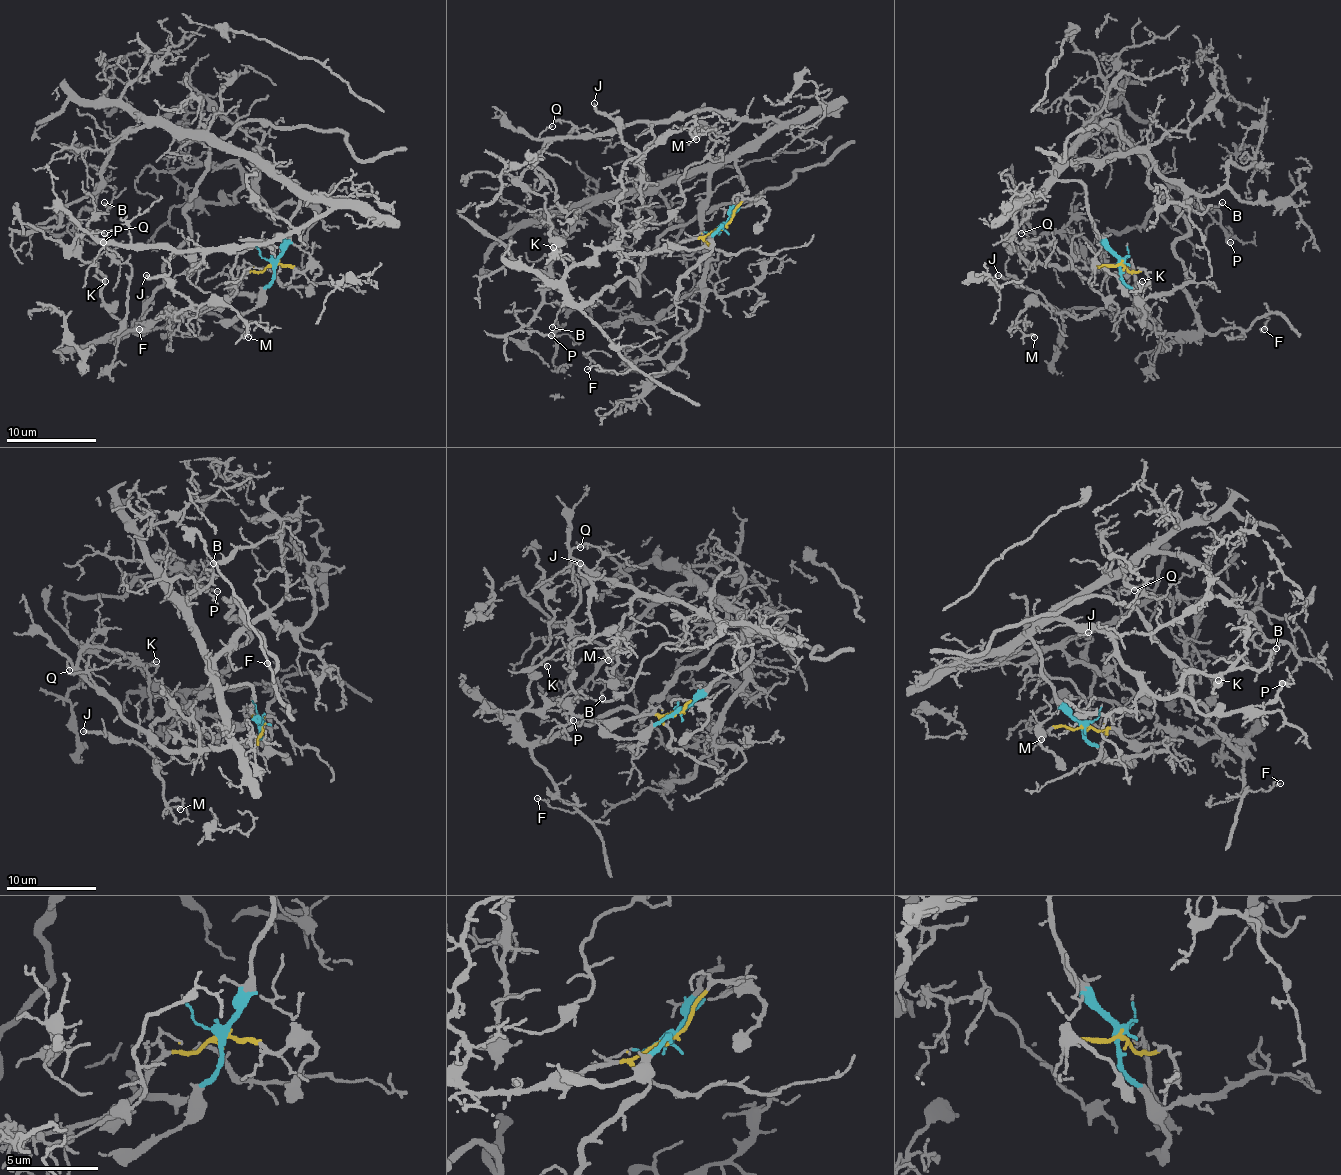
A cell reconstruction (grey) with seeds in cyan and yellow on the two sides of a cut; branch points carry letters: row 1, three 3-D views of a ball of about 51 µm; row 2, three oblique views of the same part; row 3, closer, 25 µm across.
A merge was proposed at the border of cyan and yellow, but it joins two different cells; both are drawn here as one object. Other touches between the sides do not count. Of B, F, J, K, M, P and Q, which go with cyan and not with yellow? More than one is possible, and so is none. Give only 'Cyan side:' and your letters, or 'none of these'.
Cyan side: B, P, Q

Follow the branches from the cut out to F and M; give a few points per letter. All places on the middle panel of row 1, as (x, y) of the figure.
F: (723, 227), (655, 252), (601, 247), (569, 270), (565, 297), (631, 367), (619, 374), (597, 365), (588, 369)
M: (723, 227), (655, 252), (619, 245), (621, 227), (612, 213), (628, 161), (692, 121), (696, 139)

